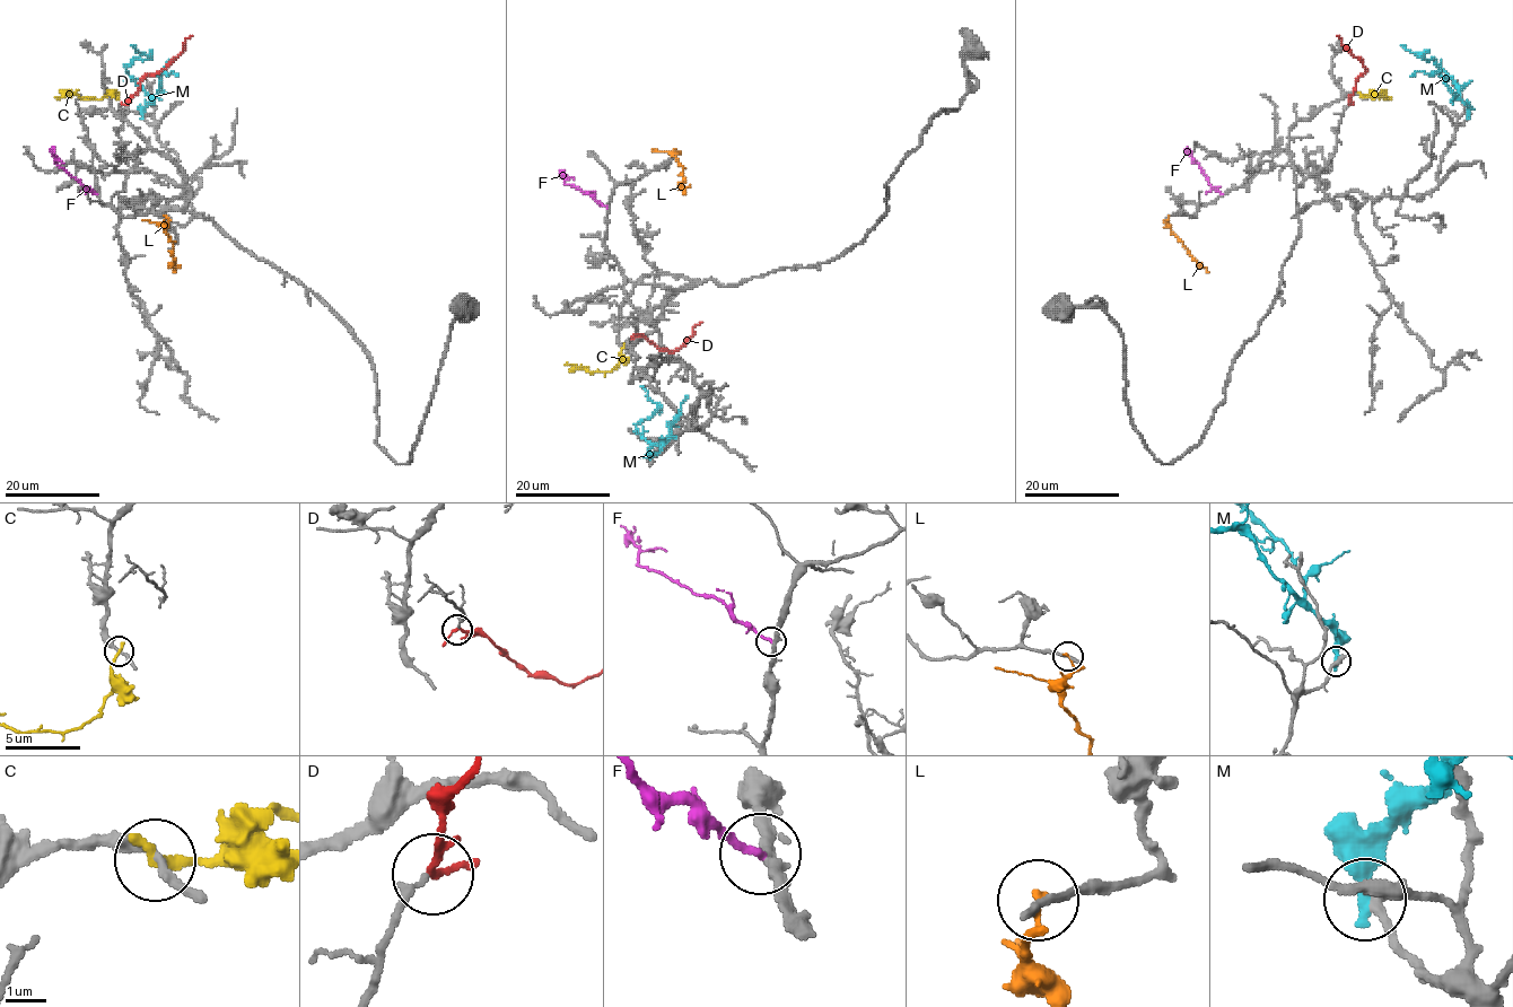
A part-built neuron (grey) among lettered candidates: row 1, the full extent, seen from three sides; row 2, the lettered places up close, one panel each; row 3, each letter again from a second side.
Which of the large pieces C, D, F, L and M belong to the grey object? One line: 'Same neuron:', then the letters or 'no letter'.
Same neuron: D

